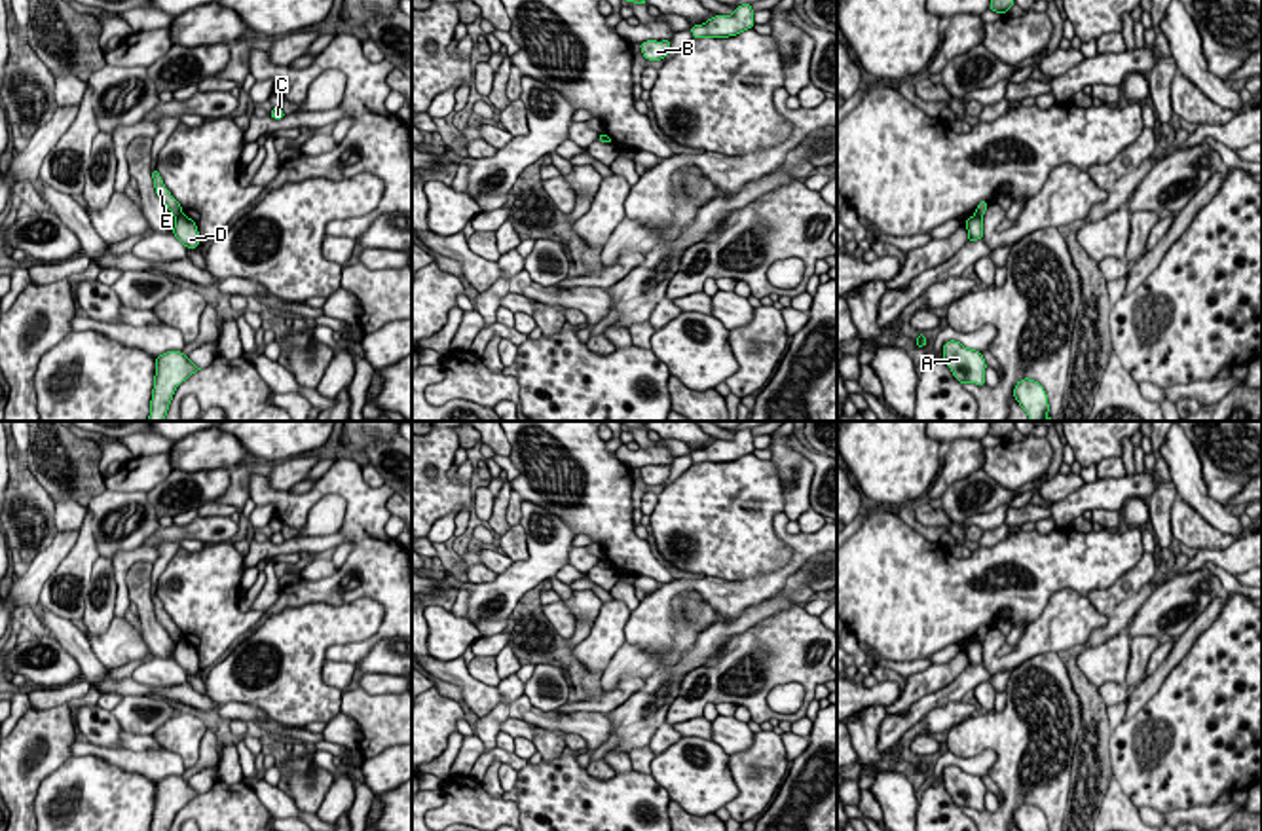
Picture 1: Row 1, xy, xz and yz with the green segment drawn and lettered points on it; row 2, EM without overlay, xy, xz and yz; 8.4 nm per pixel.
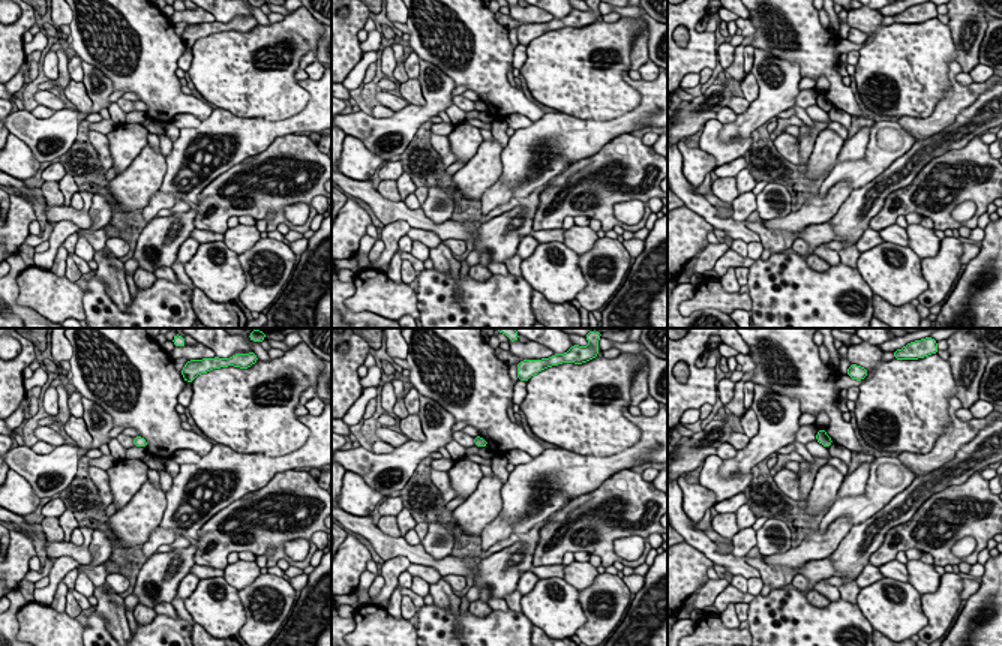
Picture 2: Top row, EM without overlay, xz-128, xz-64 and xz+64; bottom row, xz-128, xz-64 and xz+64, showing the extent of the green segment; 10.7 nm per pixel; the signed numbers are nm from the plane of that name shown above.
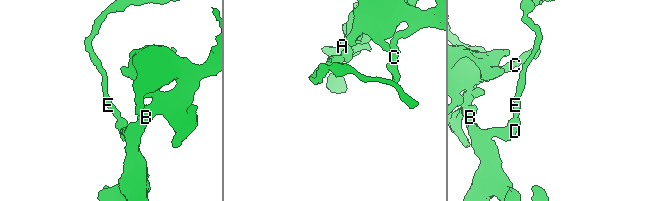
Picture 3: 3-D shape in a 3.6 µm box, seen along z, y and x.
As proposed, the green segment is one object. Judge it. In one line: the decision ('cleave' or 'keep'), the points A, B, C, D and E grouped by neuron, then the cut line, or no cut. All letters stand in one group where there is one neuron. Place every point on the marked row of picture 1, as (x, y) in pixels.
cleave | A B C D / E | xy (181, 213), (175, 217)

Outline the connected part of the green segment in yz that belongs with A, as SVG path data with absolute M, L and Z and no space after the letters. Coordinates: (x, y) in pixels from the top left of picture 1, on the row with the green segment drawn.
M956 340L945 342L941 351L943 351L945 364L951 368L956 381L985 385L987 362L981 351L964 347Z

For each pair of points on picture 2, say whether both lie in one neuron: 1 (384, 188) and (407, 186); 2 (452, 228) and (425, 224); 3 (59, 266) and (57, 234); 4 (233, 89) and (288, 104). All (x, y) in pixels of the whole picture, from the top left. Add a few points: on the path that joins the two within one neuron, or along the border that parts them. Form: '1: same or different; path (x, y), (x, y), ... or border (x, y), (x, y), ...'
1: same; path (390, 188), (401, 188)
2: same; path (446, 228), (431, 227)
3: different; border (62, 243), (54, 263), (48, 269)
4: same; path (246, 89), (267, 89), (275, 95)

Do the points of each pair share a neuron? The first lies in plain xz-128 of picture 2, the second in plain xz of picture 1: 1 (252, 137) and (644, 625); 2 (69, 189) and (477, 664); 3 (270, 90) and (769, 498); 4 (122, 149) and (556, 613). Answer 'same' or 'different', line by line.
1: same
2: same
3: same
4: different

